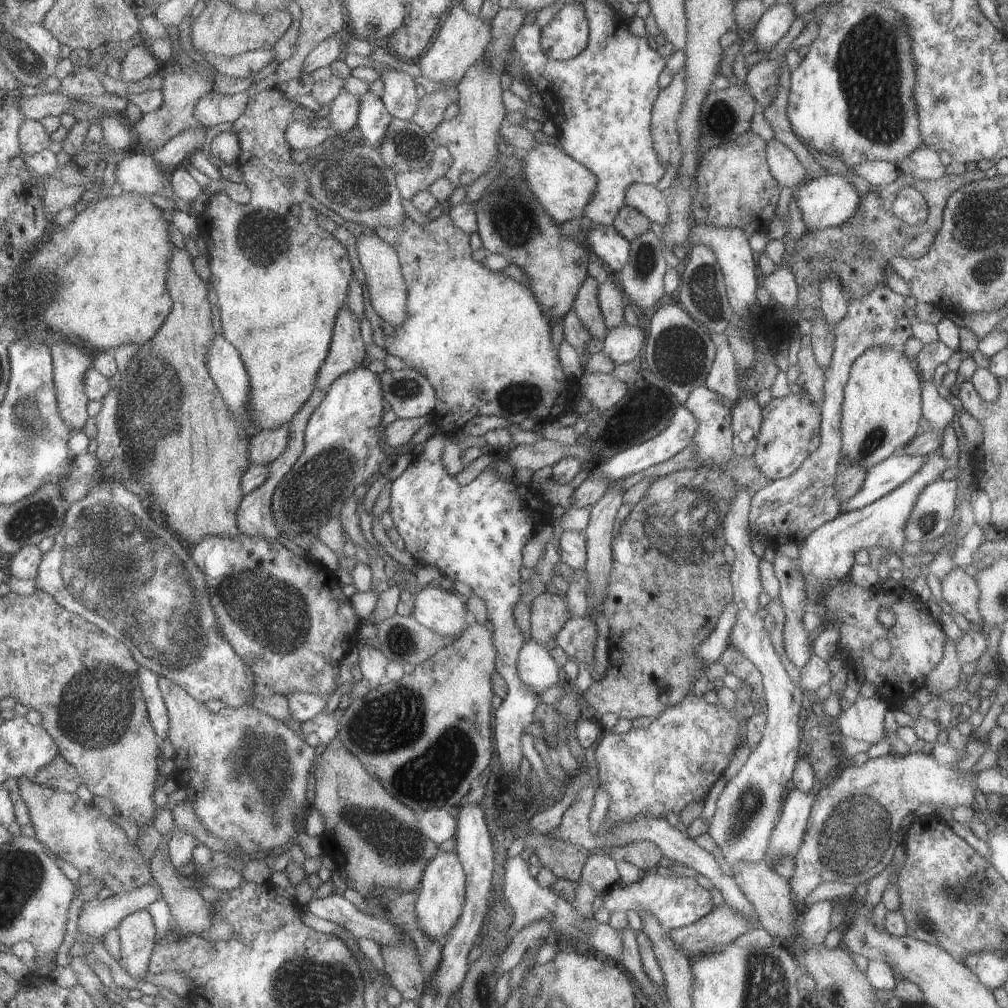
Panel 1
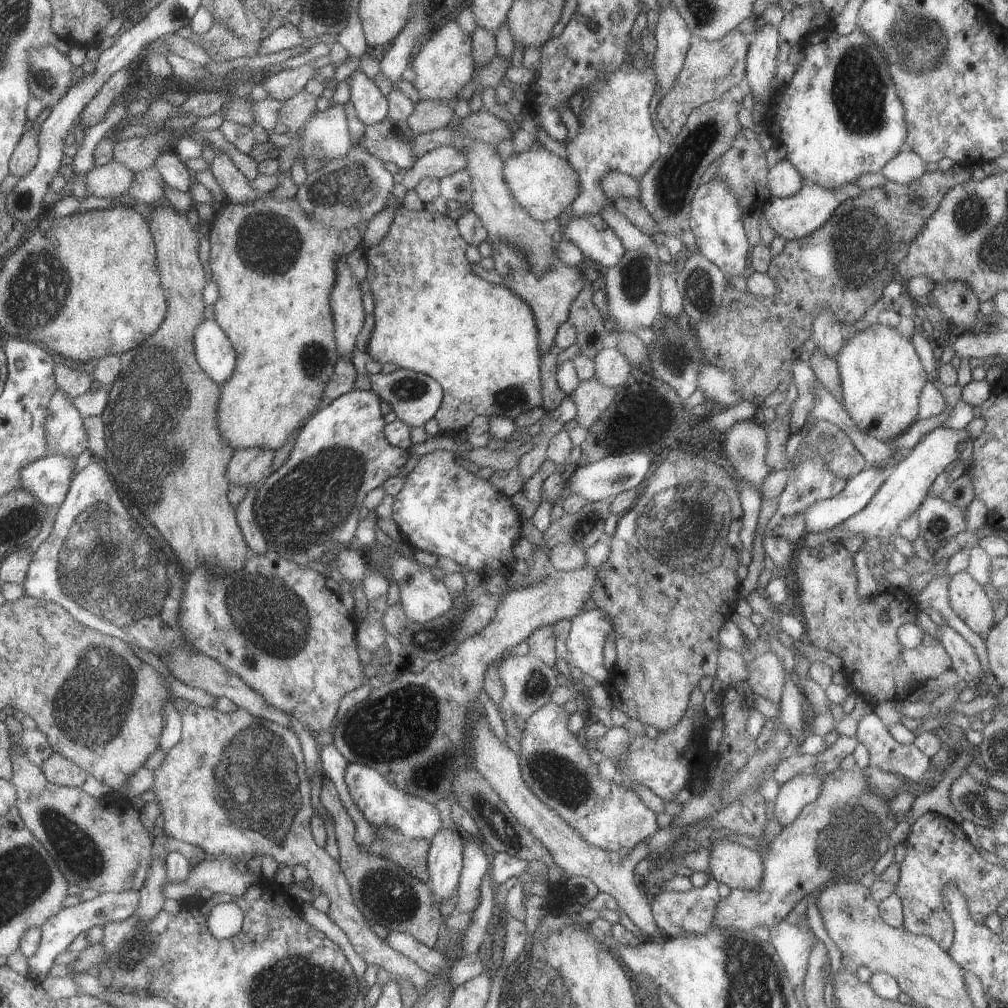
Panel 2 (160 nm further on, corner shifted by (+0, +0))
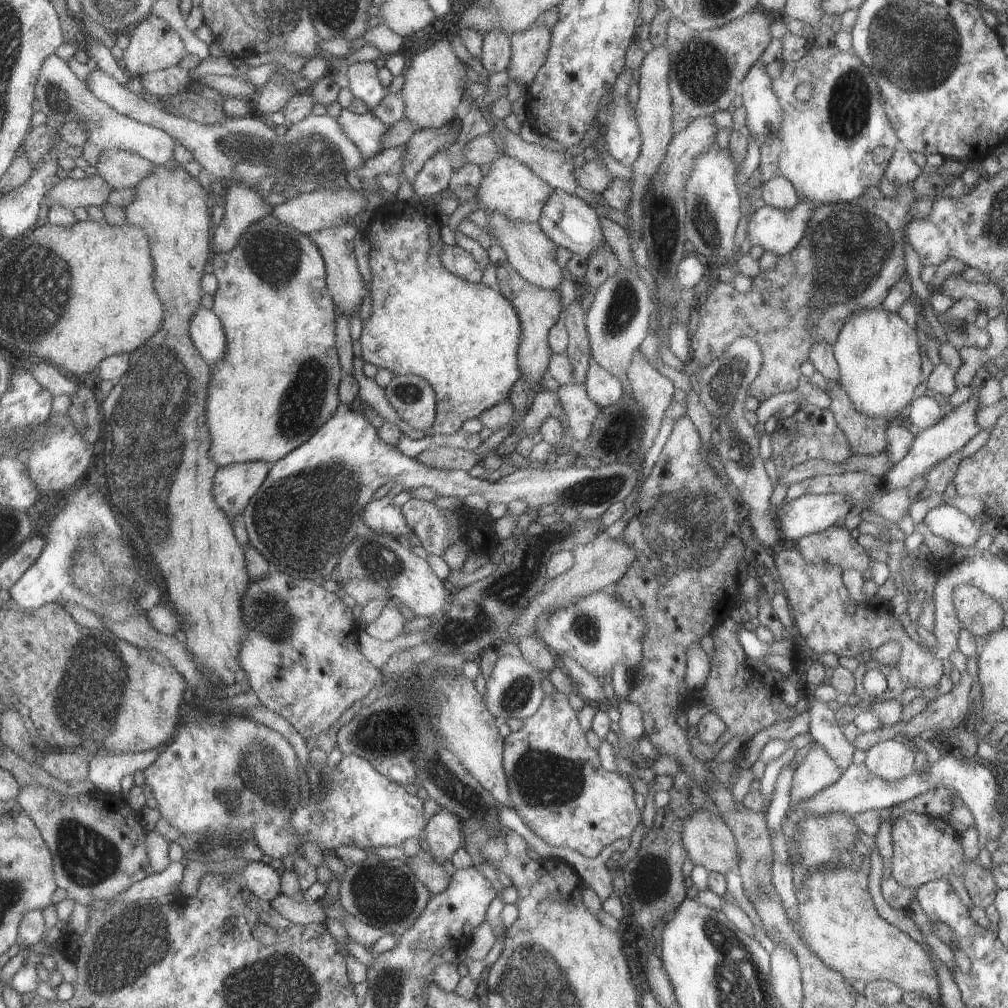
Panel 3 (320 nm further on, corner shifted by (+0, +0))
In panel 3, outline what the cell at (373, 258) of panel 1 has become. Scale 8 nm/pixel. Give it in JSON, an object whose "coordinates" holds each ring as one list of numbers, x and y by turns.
{"coordinates":[[267,216,259,222,253,222,243,234,241,242,235,250,229,252,214,252,213,274,218,280,218,289,214,295,213,310,221,318,227,334,227,356,213,368,212,385,209,386,209,429,212,435,212,449,209,454,219,467,233,464,263,460,269,463,281,461,293,453,297,446,304,445,313,433,316,433,333,414,337,406,337,386,341,380,339,372,339,356,335,354,336,344,333,344,333,330,336,330,335,310,331,292,327,288,327,268,319,248,307,234,301,234,295,227,277,220,277,216]]}

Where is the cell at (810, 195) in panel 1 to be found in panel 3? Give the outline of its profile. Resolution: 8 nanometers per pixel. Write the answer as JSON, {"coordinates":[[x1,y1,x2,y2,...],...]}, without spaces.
{"coordinates":[[805,200,797,202,791,210,764,205,750,214,746,238,751,245,759,244,764,252,773,252,775,257,786,254,802,241,815,206]]}

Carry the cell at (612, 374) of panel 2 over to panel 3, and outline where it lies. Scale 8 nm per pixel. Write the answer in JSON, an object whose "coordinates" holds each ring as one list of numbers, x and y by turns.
{"coordinates":[[590,362,585,376,585,391,589,394,589,400,593,400,599,409,616,402,624,392,621,380,597,366,595,362]]}

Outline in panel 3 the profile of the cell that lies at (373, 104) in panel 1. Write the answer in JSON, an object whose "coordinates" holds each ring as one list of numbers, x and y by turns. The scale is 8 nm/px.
{"coordinates":[[355,62,343,72,351,96,357,98,367,111,377,106,387,94,377,78,377,72,374,62]]}

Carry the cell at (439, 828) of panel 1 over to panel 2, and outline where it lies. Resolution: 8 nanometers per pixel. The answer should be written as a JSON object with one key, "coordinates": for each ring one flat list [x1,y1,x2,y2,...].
{"coordinates":[[349,762,345,768,345,774,343,774,343,781,351,796,351,801,359,808,359,812,363,814,366,822,371,824,373,830,393,826,406,838,424,840,431,840,441,830,442,822,439,818,439,810,435,806,415,798,411,794,403,794,401,790,397,790,395,786,386,782,385,778,382,778,381,774,375,770]]}

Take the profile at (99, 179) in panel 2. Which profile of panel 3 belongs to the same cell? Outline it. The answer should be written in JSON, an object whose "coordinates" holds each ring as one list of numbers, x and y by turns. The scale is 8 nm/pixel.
{"coordinates":[[98,173,82,180,73,180,63,175,46,197,49,207,61,204,75,210,77,207,103,206,114,190,115,188]]}

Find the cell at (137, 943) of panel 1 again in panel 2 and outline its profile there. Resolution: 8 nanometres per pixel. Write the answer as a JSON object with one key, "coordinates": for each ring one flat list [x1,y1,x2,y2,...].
{"coordinates":[[155,854,152,876,149,877,145,888,140,891,141,901,135,911,137,918,141,918,141,922,149,922,163,911,163,904,165,904,166,899,165,884,168,880,166,864,165,860,159,858,159,854]]}

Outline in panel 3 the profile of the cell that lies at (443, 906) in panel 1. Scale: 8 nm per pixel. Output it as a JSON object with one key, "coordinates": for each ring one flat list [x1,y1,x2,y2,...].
{"coordinates":[[440,807,425,824,425,842,428,852,438,862,451,860,455,850,462,846,461,820]]}

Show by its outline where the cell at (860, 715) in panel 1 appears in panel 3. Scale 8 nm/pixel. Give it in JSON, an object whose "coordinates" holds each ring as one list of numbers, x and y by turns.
{"coordinates":[[888,739,873,744,865,751,865,766,881,780,896,780,911,774,914,768,916,748,911,744,899,744]]}

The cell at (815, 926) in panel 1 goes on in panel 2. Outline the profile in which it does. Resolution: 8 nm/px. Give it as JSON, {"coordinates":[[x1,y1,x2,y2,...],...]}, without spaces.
{"coordinates":[[779,922,777,926,769,929,769,943,773,944,778,960,785,968,784,976,789,980,791,988,797,988,803,983,807,970,809,952,817,938,805,926]]}

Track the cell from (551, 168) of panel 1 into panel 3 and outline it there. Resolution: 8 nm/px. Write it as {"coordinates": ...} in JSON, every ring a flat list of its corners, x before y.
{"coordinates":[[499,156,494,162,489,164,487,174,483,176,478,190,475,190,475,200,479,200,478,210,497,212,503,214,511,220,527,223,536,223,541,208,545,206,543,202,549,198,553,188,548,186,537,176,529,166,517,162,511,156]]}

